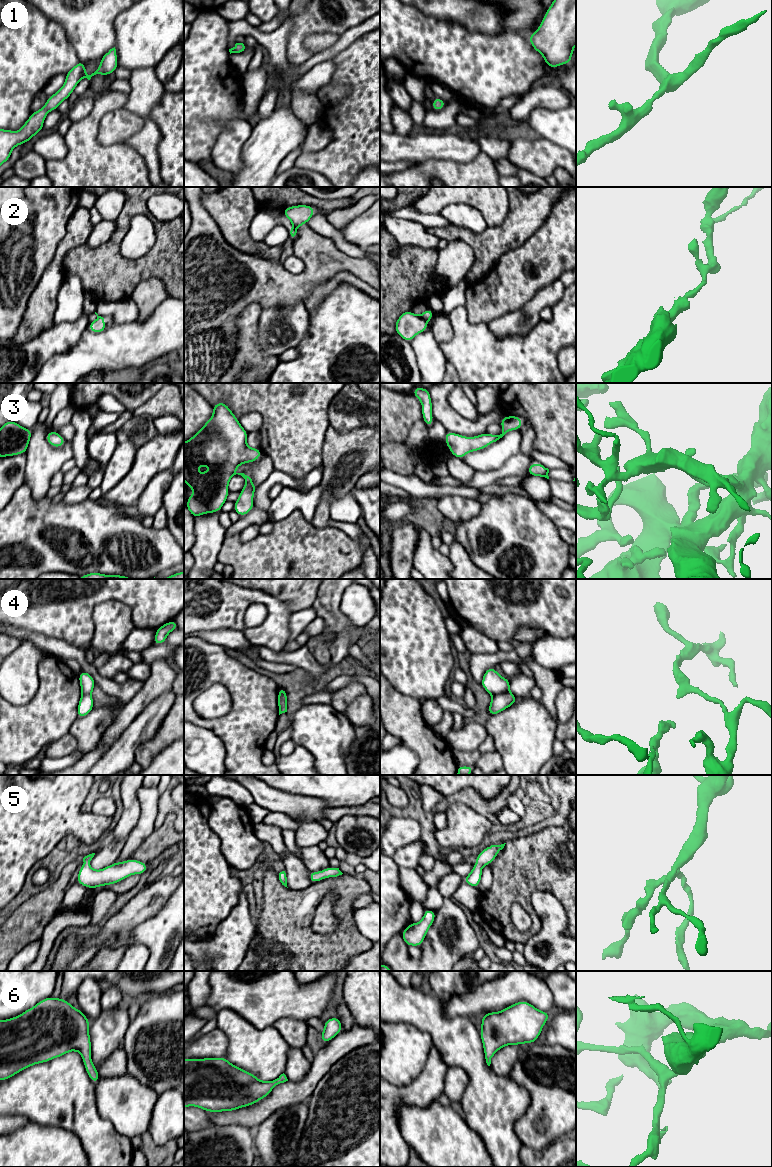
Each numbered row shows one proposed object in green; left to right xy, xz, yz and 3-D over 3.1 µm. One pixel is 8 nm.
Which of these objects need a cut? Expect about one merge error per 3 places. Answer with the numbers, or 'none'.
2, 4

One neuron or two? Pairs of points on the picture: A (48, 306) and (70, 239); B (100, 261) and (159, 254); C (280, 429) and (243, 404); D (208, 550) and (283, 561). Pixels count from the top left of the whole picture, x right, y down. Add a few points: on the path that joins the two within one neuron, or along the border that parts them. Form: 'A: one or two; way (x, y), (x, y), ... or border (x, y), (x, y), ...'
A: one; way (48, 289), (59, 256)
B: one; way (115, 266), (144, 266)
C: one; way (273, 419), (258, 404), (253, 404)
D: two; border (225, 534), (217, 560)

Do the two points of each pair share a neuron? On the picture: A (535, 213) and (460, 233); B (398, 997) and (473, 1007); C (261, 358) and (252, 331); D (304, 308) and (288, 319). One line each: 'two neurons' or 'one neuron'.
A: one neuron
B: two neurons
C: one neuron
D: one neuron

